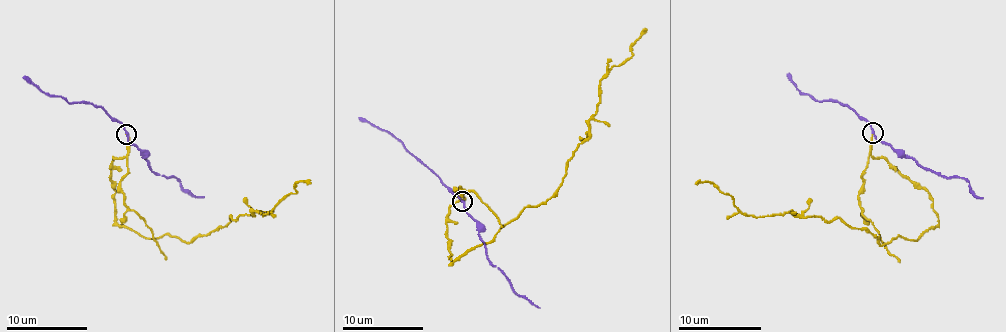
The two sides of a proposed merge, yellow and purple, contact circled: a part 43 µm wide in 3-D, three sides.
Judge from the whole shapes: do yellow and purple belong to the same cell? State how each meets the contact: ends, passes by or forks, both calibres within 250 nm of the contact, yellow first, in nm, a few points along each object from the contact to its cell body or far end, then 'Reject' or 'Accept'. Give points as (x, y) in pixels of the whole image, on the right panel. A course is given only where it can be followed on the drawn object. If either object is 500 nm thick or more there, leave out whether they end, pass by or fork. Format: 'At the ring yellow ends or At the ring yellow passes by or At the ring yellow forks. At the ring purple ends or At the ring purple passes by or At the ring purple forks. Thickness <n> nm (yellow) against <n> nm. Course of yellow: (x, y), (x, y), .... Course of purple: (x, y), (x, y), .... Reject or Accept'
At the ring yellow ends. At the ring purple passes by. Thickness 170 nm (yellow) against 190 nm. Course of yellow: (873, 133), (875, 158), (929, 193), (937, 222), (917, 241), (879, 243), (832, 218), (747, 216), (695, 183). Course of purple: (873, 133), (919, 164), (946, 177), (962, 177), (971, 189), (983, 198). Reject

